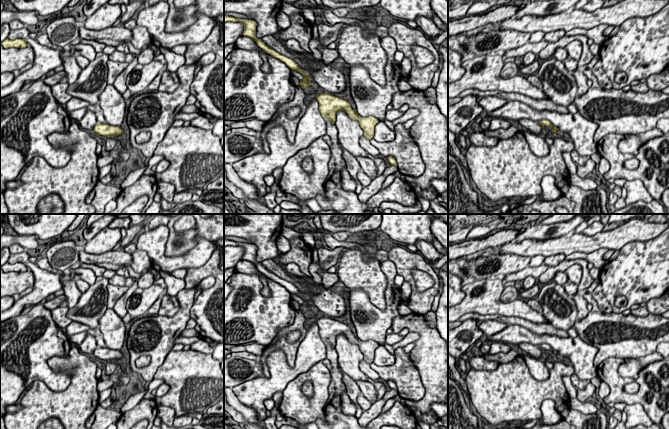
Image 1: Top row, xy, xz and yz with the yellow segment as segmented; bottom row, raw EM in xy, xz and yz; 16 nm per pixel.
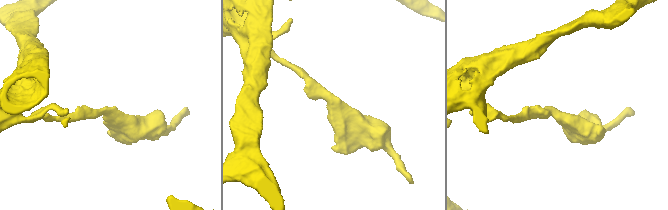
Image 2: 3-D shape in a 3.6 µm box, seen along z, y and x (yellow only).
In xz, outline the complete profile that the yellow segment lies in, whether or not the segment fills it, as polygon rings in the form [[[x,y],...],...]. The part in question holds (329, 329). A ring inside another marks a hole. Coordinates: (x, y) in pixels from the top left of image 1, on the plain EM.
[[[320,317],[316,319],[319,327],[319,335],[325,345],[330,344],[333,348],[336,345],[336,337],[345,335],[347,339],[356,344],[363,354],[363,359],[371,364],[374,360],[374,353],[379,344],[373,340],[361,341],[351,331],[349,326],[330,317]]]

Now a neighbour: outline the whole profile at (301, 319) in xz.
[[[296,310],[295,322],[291,326],[279,329],[276,334],[276,337],[278,338],[277,341],[275,343],[271,342],[269,345],[265,346],[265,349],[259,357],[259,361],[263,364],[264,376],[266,378],[270,377],[270,371],[265,361],[269,354],[275,349],[281,349],[286,355],[287,364],[290,367],[294,367],[297,349],[306,336],[309,320],[307,313],[304,313],[301,310]],[[291,331],[300,332],[300,337],[295,342],[287,341],[287,334]]]

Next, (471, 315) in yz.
[[[469,313],[469,314],[463,315],[459,319],[459,321],[463,322],[463,321],[470,319],[470,318],[474,318],[474,319],[477,319],[477,320],[480,320],[480,321],[497,320],[499,317],[500,317],[499,315],[479,315],[479,314],[476,314],[476,313]]]

